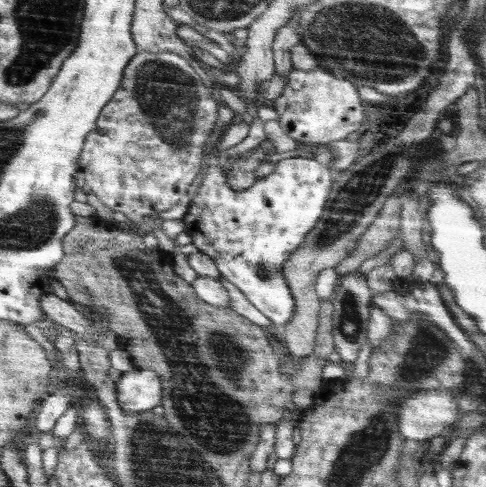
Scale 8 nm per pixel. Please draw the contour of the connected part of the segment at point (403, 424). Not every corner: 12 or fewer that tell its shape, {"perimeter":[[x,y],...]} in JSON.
{"perimeter":[[448,390],[414,394],[400,406],[398,431],[424,446],[462,413]]}

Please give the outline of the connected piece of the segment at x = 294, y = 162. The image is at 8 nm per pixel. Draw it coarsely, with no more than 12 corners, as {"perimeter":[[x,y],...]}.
{"perimeter":[[303,151],[242,191],[208,152],[182,220],[192,244],[282,328],[282,266],[320,220],[330,165]]}

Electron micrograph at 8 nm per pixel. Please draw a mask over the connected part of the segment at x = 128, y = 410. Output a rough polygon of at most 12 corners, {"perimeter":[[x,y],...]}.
{"perimeter":[[139,368],[115,384],[125,414],[160,404],[162,382],[151,368]]}

